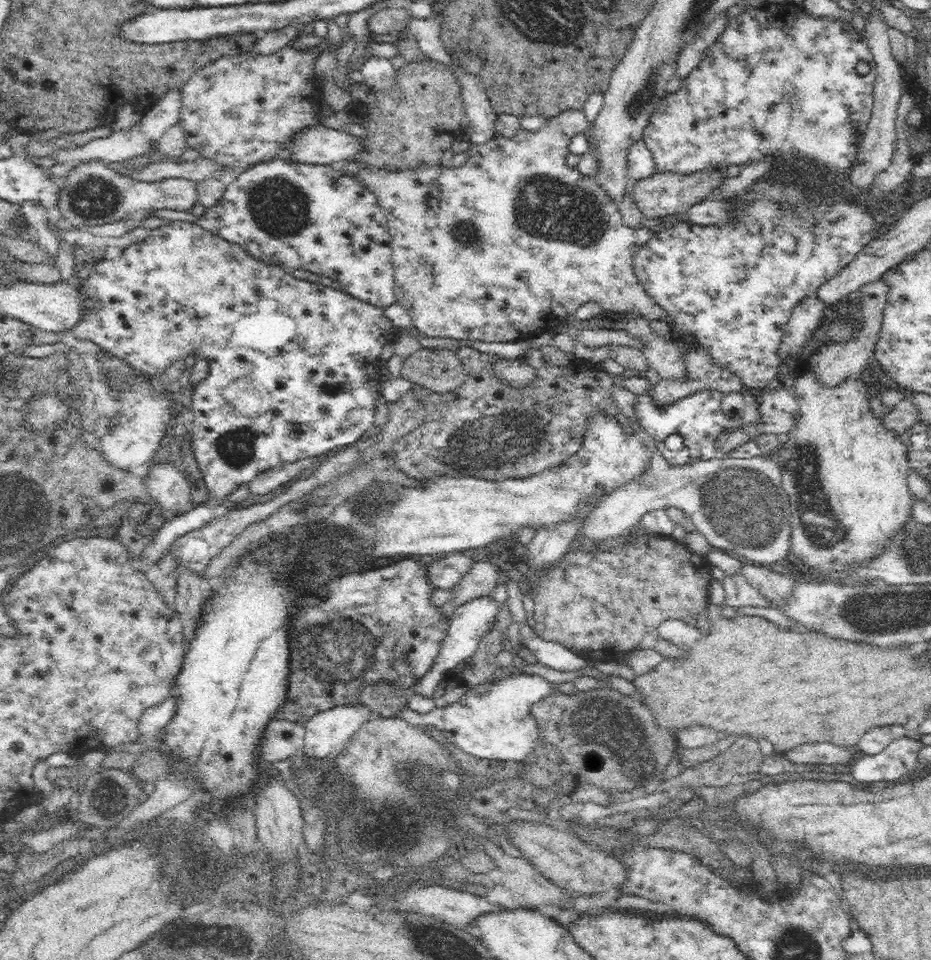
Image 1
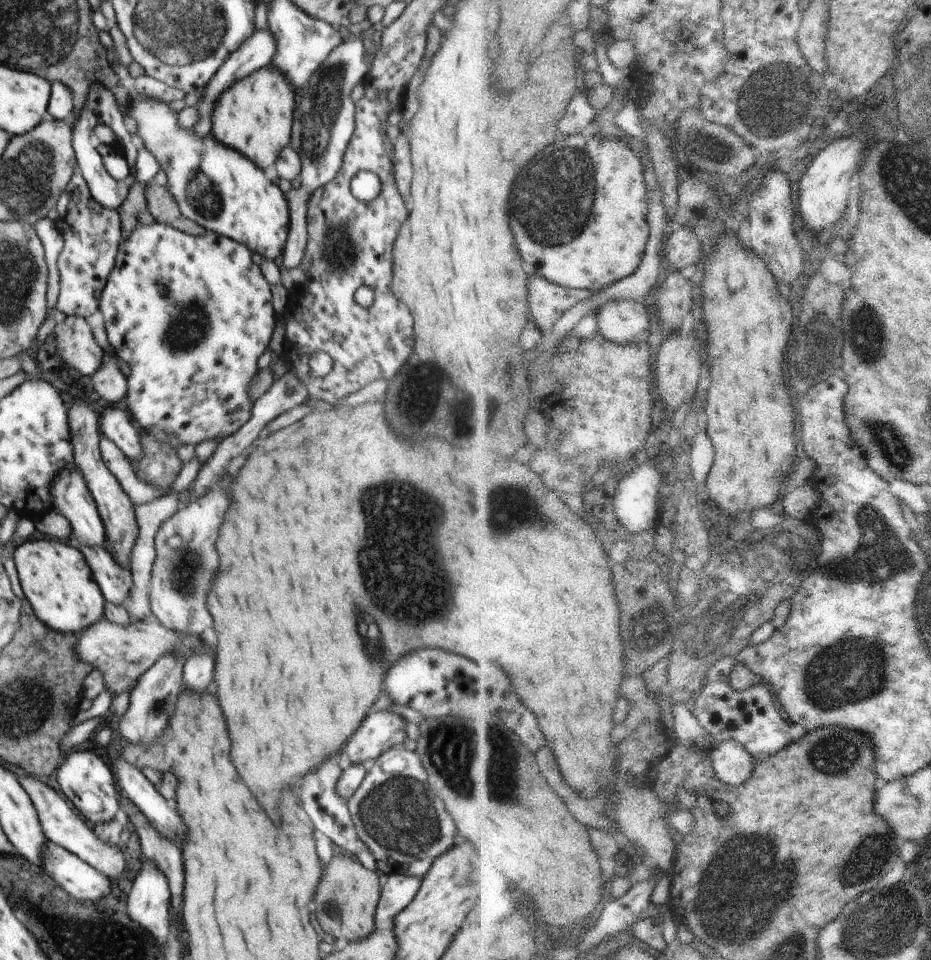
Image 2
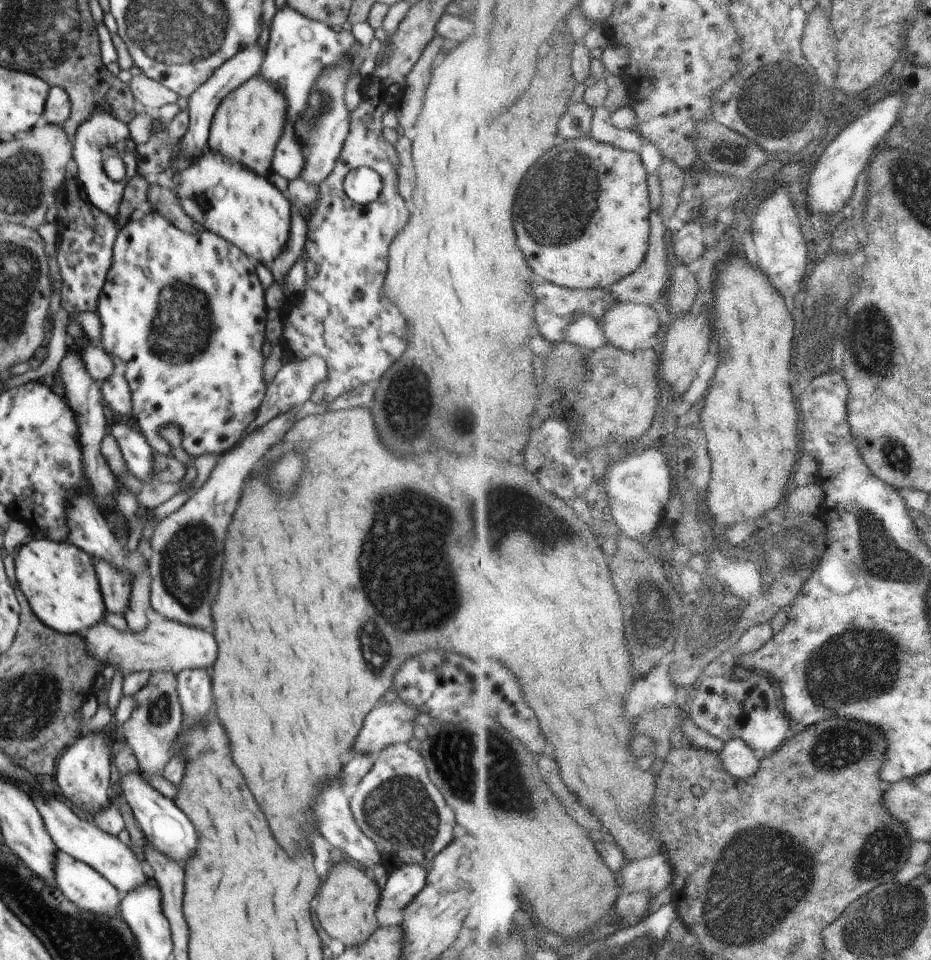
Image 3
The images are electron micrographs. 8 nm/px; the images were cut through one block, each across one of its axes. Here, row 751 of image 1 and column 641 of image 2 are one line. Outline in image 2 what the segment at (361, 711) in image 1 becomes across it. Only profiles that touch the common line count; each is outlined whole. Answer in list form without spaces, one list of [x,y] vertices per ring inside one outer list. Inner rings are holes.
[[[610,300],[596,311],[601,332],[612,342],[632,344],[645,339],[652,328],[650,310],[636,300]]]

